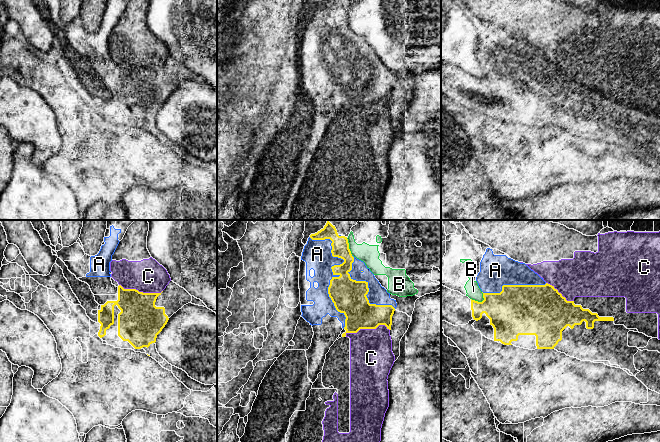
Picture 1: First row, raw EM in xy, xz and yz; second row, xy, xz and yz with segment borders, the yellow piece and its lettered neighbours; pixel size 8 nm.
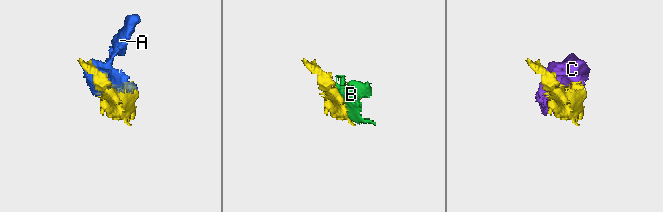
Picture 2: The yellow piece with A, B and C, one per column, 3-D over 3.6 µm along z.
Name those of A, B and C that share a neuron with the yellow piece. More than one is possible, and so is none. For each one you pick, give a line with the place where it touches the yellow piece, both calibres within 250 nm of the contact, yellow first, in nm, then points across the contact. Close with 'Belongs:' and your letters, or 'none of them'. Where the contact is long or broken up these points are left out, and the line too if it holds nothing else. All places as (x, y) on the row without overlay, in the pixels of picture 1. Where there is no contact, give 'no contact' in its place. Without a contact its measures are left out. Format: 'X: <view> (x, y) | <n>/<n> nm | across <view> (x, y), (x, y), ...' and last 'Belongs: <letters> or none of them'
A: xz (331, 44) | 260/220 nm
Belongs: A

